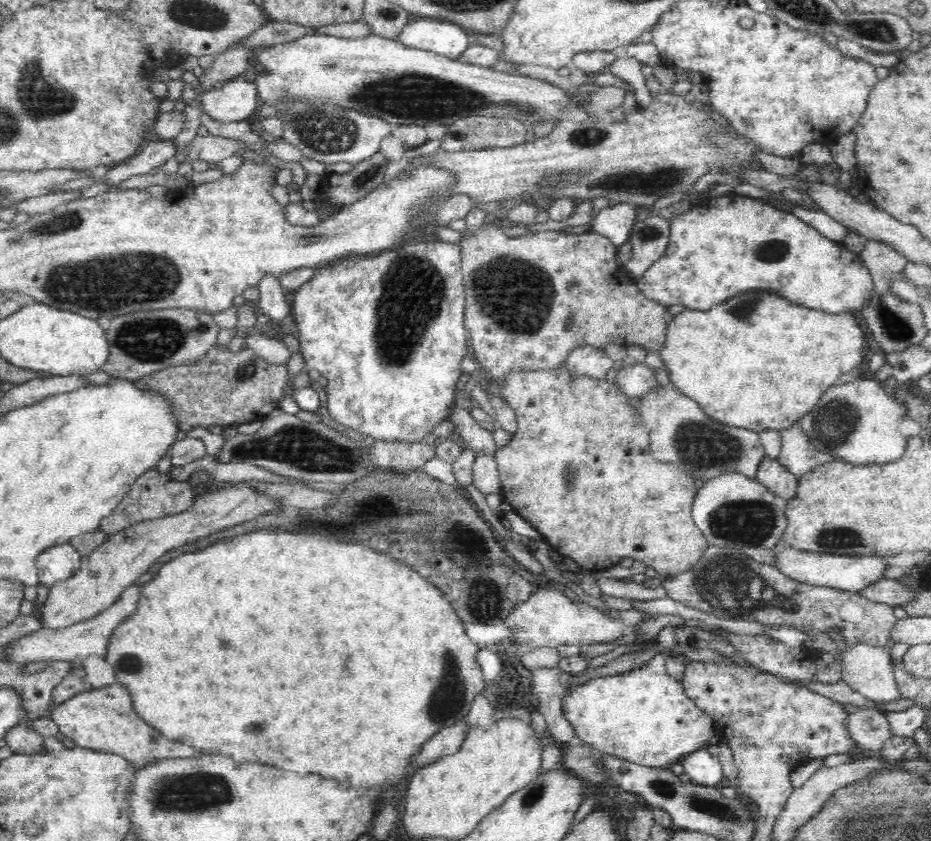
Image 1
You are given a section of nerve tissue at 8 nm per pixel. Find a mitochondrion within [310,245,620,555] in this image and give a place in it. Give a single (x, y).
(414, 291)

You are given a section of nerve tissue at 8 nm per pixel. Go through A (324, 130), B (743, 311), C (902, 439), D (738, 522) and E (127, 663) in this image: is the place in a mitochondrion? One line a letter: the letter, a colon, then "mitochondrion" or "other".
A: mitochondrion
B: mitochondrion
C: other
D: mitochondrion
E: mitochondrion

